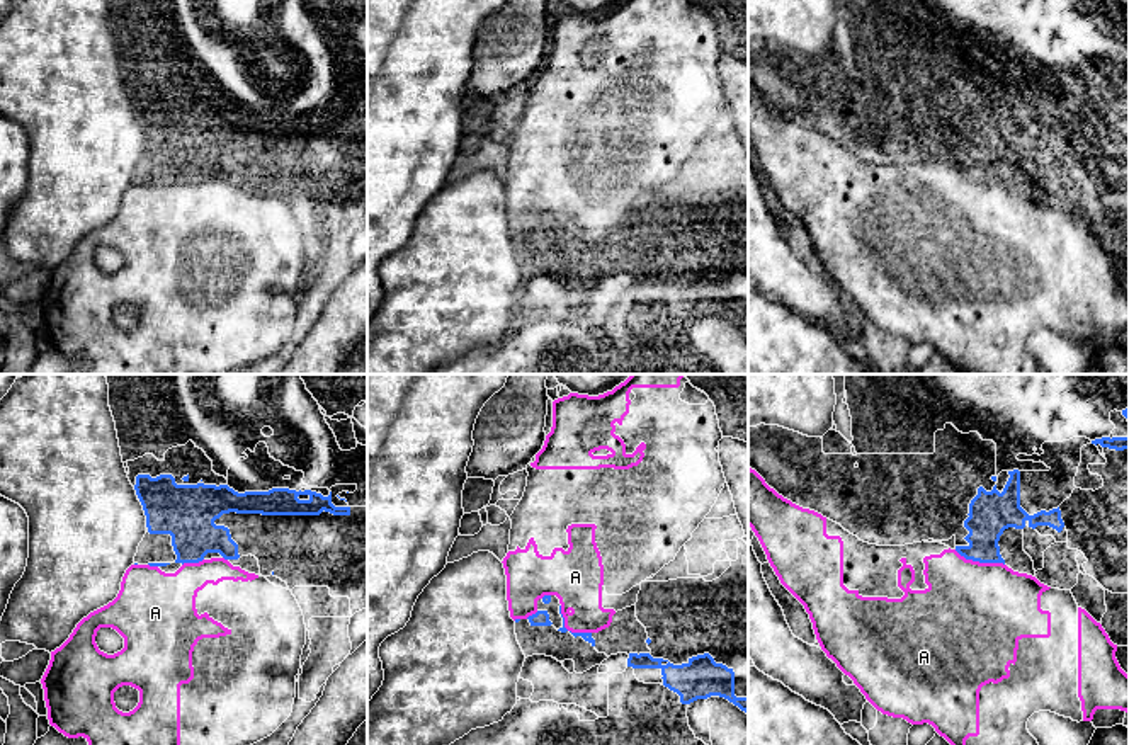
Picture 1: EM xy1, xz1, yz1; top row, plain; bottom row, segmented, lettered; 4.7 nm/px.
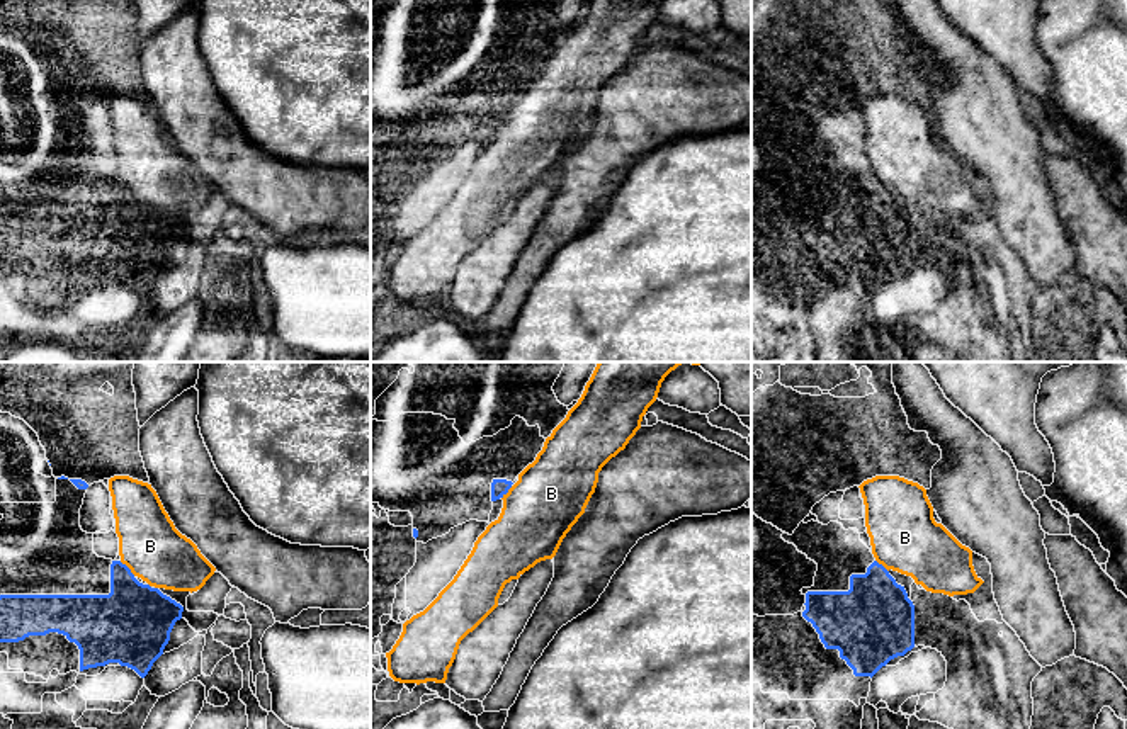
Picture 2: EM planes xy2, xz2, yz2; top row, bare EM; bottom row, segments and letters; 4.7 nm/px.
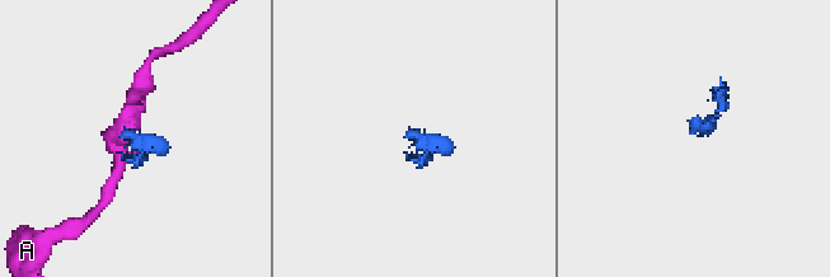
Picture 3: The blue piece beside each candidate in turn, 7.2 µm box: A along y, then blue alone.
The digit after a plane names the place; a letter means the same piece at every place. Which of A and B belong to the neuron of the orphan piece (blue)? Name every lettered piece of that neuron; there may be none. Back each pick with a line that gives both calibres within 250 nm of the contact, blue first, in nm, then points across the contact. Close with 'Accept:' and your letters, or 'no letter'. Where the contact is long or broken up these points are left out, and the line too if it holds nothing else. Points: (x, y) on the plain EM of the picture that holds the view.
Accept: no letter

